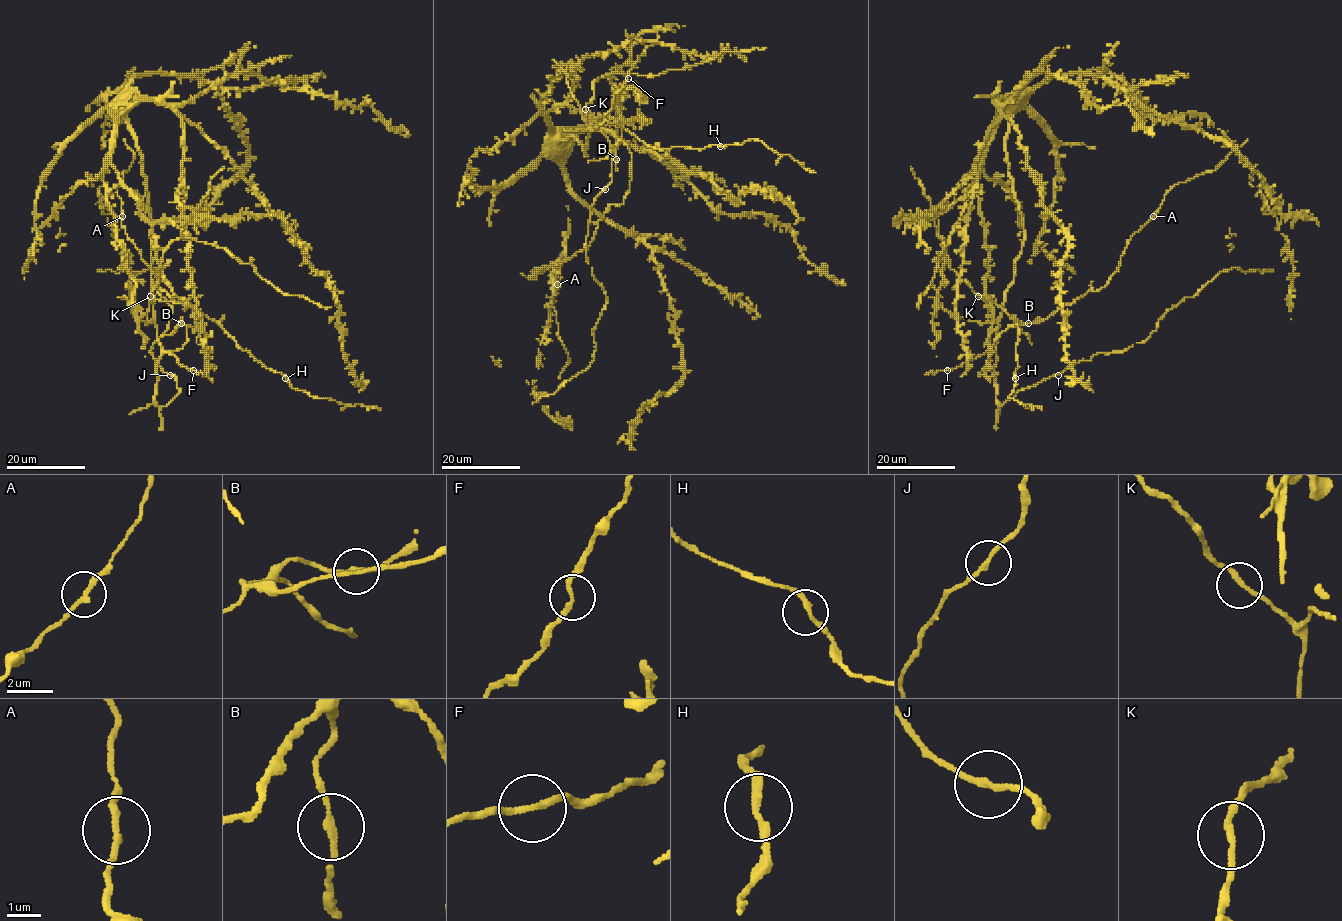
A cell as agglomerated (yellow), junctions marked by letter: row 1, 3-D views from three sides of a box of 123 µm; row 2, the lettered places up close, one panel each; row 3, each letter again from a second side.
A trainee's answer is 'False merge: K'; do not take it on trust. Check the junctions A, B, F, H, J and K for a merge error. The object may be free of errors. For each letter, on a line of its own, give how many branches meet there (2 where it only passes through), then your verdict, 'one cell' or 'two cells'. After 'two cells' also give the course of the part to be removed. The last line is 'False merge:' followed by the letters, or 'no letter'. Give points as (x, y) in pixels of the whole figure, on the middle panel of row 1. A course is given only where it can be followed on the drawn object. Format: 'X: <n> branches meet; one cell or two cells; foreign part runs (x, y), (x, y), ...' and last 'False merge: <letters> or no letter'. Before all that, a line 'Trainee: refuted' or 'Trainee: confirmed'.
Trainee: refuted
A: 2 branches meet; one cell
B: 2 branches meet; one cell
F: 2 branches meet; one cell
H: 2 branches meet; one cell
J: 2 branches meet; one cell
K: 2 branches meet; one cell
False merge: no letter

